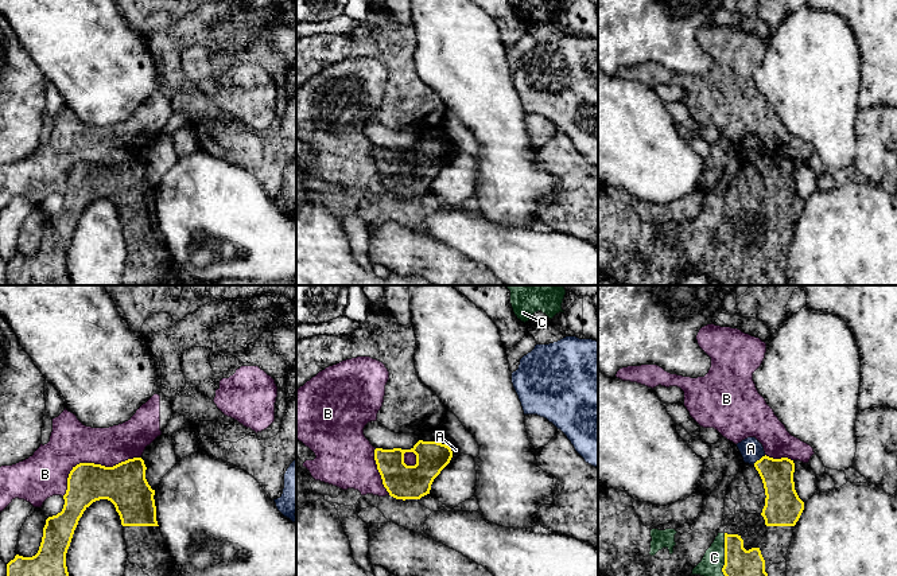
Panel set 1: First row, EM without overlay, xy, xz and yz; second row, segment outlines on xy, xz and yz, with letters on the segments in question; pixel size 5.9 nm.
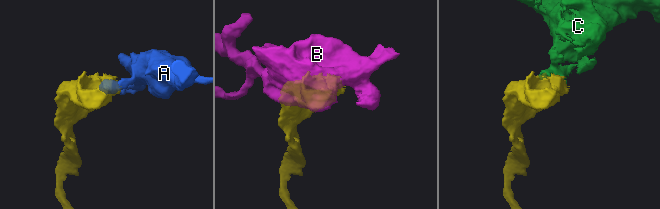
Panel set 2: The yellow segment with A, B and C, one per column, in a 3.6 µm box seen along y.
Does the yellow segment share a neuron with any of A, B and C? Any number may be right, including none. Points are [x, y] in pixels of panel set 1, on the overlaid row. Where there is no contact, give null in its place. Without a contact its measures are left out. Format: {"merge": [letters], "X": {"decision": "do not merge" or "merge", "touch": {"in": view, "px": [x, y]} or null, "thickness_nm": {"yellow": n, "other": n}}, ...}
{"merge": ["C"], "A": {"decision": "do not merge", "touch": {"in": "yz", "px": [760, 459]}, "thickness_nm": {"yellow": 190, "other": 140}}, "B": {"decision": "do not merge", "touch": {"in": "xy", "px": [93, 463]}, "thickness_nm": {"yellow": 260, "other": 260}}, "C": {"decision": "merge", "touch": {"in": "yz", "px": [725, 555]}, "thickness_nm": {"yellow": 170, "other": 140}}}

